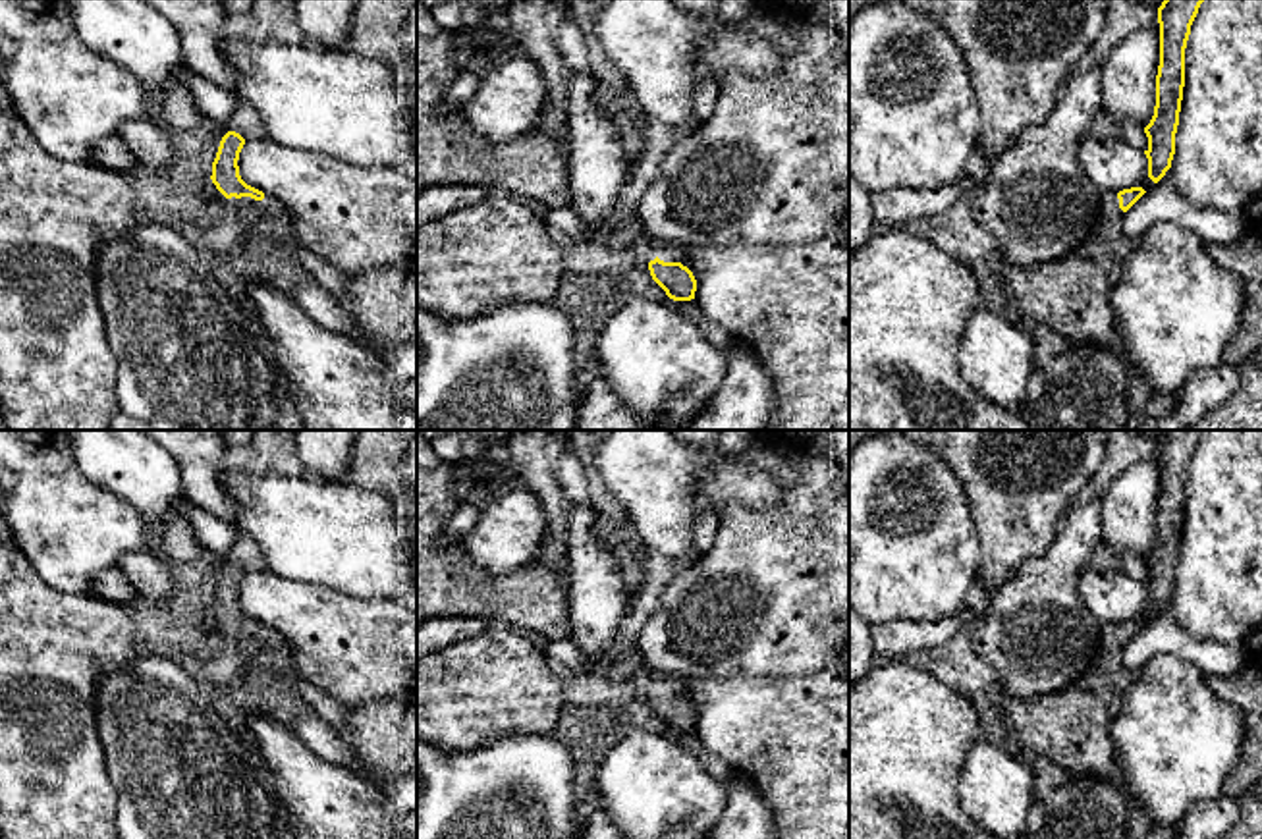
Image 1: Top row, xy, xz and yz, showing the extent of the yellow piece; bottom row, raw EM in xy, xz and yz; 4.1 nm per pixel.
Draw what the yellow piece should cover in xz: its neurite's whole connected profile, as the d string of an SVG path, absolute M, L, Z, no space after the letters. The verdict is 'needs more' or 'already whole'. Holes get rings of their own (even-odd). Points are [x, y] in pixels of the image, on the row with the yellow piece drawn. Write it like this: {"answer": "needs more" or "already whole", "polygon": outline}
{"answer": "needs more", "polygon": "M658 245L658 257L648 262L652 280L673 301L695 299L697 280L693 272L681 264L683 255L673 245Z"}

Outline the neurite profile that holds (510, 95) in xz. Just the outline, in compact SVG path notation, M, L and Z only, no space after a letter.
M523 52L492 62L475 73L475 95L461 106L473 129L492 143L536 133L546 85L536 64Z

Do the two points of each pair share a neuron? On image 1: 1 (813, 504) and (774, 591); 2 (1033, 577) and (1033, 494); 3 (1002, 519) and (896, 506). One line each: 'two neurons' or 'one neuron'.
1: one neuron
2: two neurons
3: two neurons

